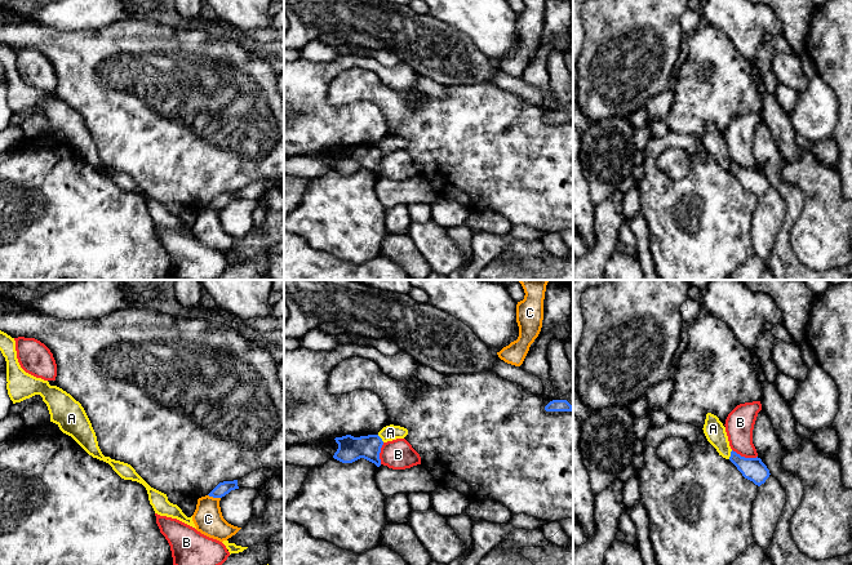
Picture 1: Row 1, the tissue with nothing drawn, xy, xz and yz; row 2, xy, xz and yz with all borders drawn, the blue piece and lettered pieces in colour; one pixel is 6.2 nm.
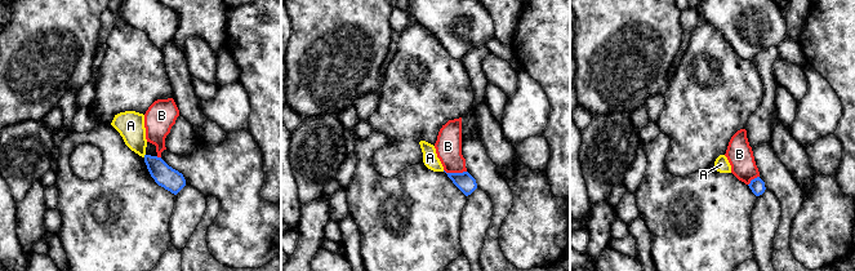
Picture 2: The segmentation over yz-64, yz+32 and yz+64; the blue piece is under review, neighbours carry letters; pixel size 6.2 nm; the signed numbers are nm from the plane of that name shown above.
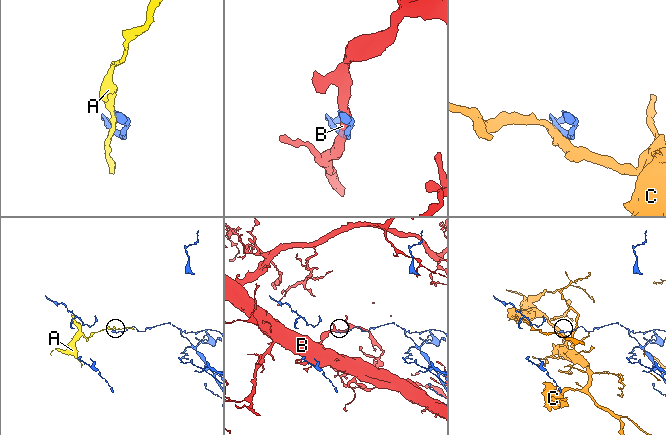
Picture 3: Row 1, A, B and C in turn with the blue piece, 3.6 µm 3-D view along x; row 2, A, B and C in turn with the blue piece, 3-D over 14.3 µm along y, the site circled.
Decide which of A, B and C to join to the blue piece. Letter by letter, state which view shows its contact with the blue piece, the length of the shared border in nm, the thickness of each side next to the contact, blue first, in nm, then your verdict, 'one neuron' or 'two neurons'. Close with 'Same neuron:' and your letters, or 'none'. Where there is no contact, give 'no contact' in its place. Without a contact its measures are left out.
A: meets blue in yz; contact 60 nm long; 140 nm thick on the blue side, 130 nm on the other; two neurons
B: meets blue in yz; contact 170 nm long; 140 nm thick on the blue side, 180 nm on the other; two neurons
C: meets blue in xy; contact 80 nm long; 80 nm thick on the blue side, 180 nm on the other; two neurons
Same neuron: none

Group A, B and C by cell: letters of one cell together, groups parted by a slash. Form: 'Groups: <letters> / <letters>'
Groups: A / B / C

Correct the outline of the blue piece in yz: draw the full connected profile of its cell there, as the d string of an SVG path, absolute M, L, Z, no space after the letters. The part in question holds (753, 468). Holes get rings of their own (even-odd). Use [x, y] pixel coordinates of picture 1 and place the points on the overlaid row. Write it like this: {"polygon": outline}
{"polygon": "M732 450L729 461L737 467L745 479L753 481L758 486L764 484L771 475L767 466L758 457L745 458Z"}

